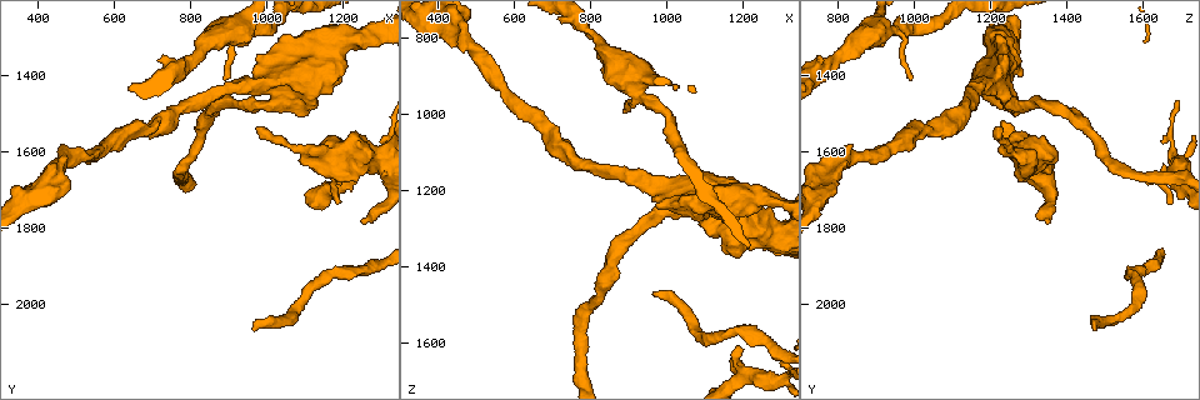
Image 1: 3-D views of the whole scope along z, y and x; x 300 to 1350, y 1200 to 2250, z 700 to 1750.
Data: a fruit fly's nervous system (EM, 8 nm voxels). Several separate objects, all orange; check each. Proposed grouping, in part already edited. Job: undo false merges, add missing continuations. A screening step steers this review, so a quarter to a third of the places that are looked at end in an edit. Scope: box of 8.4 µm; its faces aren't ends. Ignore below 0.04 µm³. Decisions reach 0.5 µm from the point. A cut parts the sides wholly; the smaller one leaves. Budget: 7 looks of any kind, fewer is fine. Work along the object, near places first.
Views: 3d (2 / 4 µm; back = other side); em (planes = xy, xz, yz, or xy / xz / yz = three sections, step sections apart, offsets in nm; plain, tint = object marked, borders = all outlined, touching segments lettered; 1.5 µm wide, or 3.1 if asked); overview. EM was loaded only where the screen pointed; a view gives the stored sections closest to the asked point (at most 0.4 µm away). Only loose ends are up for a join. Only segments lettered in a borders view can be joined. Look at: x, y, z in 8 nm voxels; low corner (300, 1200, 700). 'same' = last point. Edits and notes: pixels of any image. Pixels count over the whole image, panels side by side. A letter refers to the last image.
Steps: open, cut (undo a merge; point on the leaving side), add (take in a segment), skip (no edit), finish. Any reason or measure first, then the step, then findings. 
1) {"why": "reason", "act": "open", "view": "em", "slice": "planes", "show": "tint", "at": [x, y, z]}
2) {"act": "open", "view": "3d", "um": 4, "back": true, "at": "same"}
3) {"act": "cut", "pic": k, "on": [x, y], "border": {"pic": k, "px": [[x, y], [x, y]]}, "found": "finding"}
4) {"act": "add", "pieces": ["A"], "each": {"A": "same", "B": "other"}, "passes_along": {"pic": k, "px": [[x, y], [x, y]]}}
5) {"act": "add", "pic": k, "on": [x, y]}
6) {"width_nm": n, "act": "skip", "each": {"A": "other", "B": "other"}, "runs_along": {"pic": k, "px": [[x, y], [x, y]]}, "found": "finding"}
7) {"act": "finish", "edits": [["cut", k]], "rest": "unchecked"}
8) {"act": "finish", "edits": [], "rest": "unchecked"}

{"why": "branch stops here", "act": "open", "view": "em", "slice": "xy", "step": 4, "show": "tint", "at": [1130, 1485, 1225]}

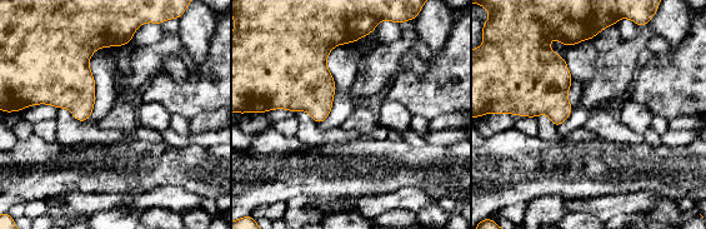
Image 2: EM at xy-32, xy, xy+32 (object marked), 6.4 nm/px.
{"act": "open", "view": "em", "slice": "yz", "step": 8, "show": "borders", "at": "same"}

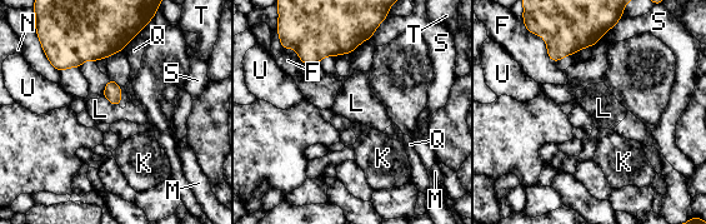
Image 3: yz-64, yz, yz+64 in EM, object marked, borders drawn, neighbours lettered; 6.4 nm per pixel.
{"act": "skip", "each": {"F": "other", "K": "other", "L": "other", "M": "other", "N": "other", "Q": "other", "S": "other", "T": "other", "U": "other"}, "border": {"pic": 3, "px": [[103, 96], [111, 104], [118, 105]]}, "found": "no lettered segment goes on from it"}

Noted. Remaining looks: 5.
{"why": "an open end", "act": "open", "view": "em", "slice": "planes", "show": "borders", "at": [1255, 1780, 1355]}

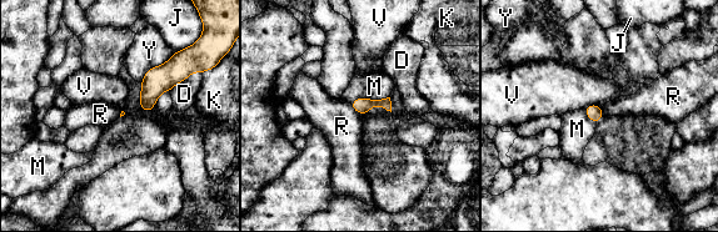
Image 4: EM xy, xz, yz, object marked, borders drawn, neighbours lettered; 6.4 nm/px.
{"longest_contact_nm": ["Y", 300], "act": "add", "pieces": ["M"], "each": {"D": "other", "J": "other", "K": "other", "M": "same", "R": "other", "V": "other", "Y": "other"}, "passes_along": {"pic": 4, "px": [[360, 105], [369, 99], [375, 86]]}, "found": "it goes on there"}

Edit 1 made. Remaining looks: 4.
{"why": "redraw", "act": "open", "view": "overview"}

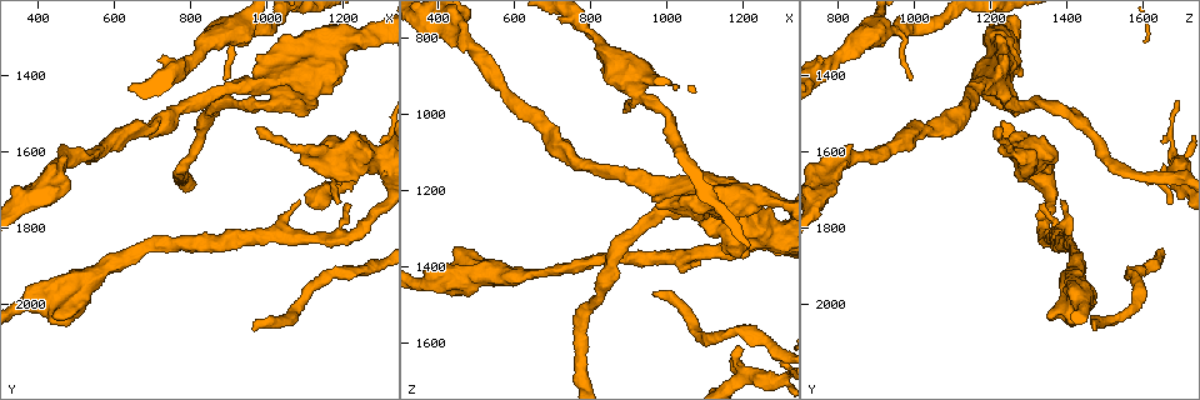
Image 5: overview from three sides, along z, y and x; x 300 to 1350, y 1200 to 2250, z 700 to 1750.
{"why": "sudden change in width", "act": "open", "view": "3d", "um": 4, "at": [925, 1275, 940]}

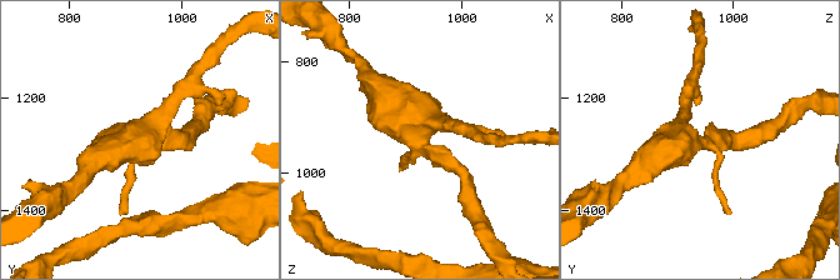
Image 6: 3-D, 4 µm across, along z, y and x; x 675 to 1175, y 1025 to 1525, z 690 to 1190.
{"why": "shape alone is not enough", "act": "open", "view": "em", "slice": "planes", "show": "tint", "at": [935, 1275, 940]}

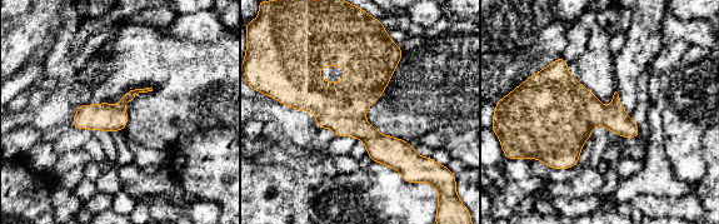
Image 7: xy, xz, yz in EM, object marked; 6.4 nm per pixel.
{"why": "see the neighbours", "act": "open", "view": "em", "slice": "planes", "show": "borders", "at": "same"}

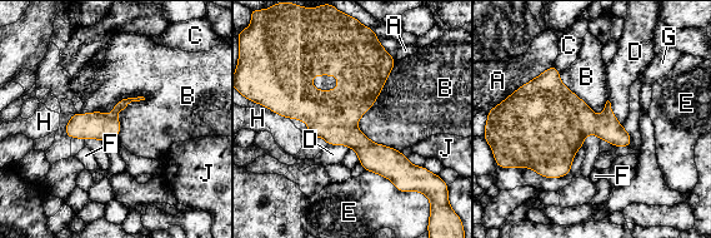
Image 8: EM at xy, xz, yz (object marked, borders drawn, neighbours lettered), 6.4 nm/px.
{"longest_contact_nm": ["B", 600], "act": "skip", "each": {"A": "other", "B": "other", "C": "other", "D": "other", "E": "other", "F": "other", "G": "other", "H": "other", "J": "other"}, "found": "one neuron here"}

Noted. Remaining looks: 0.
{"act": "finish", "edits": [["add", 4]], "rest": "unchecked"}

